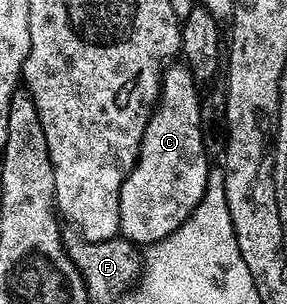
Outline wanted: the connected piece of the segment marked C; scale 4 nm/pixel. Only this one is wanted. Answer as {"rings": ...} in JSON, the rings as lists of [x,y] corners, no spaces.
{"rings":[[[186,64],[168,65],[159,81],[159,100],[151,112],[151,118],[145,124],[145,132],[141,136],[139,155],[129,172],[129,176],[121,184],[119,197],[119,234],[129,242],[146,248],[152,242],[169,236],[181,226],[197,208],[207,191],[207,154],[201,132],[201,90]]]}

